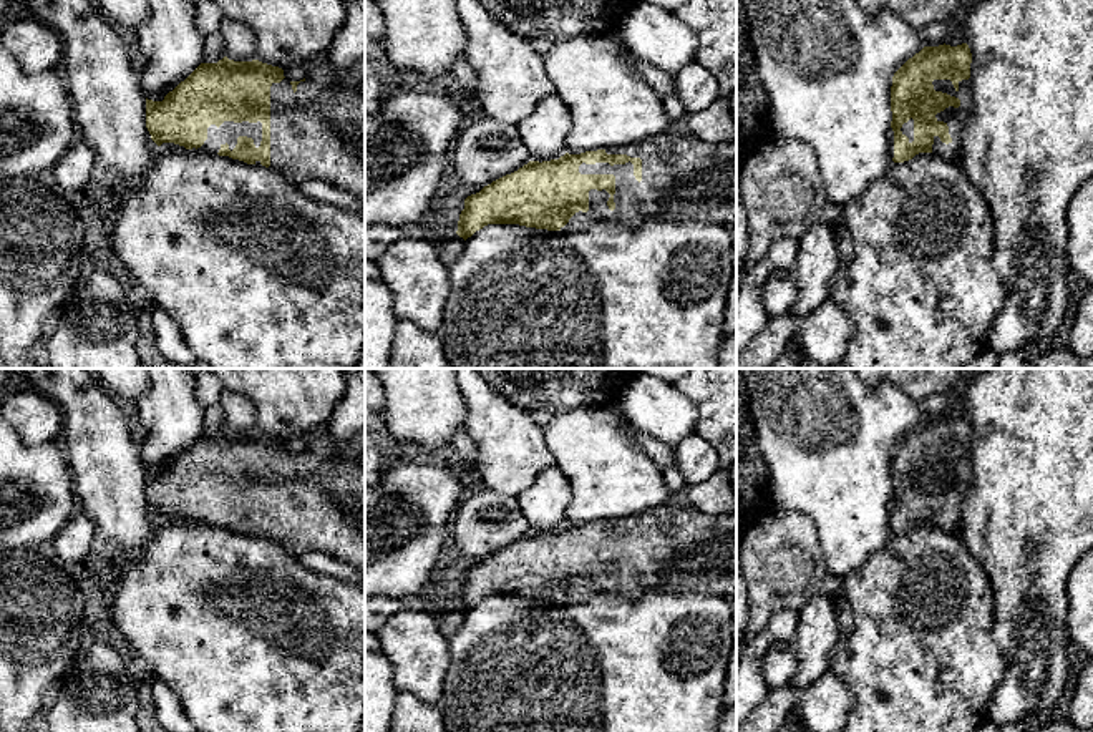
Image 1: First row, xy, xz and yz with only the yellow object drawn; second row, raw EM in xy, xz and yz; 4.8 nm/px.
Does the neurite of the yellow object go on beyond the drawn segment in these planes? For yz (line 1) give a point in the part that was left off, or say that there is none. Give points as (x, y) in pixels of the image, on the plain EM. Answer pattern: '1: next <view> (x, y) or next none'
1: next yz (956, 490)

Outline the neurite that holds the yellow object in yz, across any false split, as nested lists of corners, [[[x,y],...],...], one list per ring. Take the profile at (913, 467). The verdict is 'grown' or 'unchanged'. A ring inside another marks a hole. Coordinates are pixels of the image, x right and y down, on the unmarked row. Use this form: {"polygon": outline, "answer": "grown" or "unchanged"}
{"polygon": [[[944,415],[924,418],[894,445],[887,505],[894,534],[919,525],[959,534],[962,503],[974,485],[970,435],[967,415]]], "answer": "grown"}

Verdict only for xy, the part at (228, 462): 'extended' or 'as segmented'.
extended

